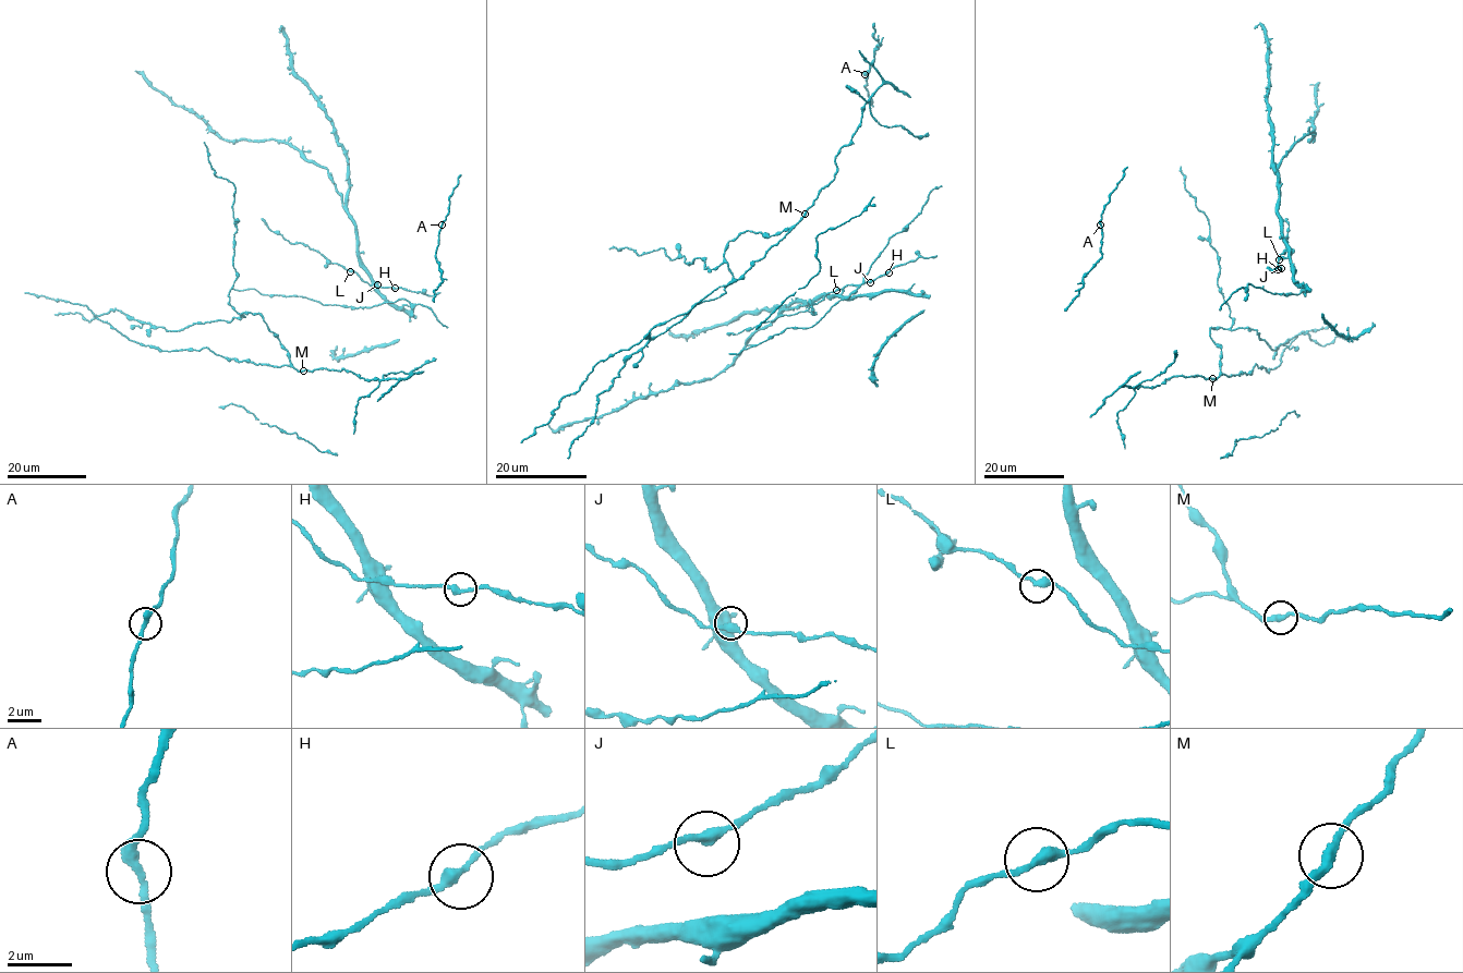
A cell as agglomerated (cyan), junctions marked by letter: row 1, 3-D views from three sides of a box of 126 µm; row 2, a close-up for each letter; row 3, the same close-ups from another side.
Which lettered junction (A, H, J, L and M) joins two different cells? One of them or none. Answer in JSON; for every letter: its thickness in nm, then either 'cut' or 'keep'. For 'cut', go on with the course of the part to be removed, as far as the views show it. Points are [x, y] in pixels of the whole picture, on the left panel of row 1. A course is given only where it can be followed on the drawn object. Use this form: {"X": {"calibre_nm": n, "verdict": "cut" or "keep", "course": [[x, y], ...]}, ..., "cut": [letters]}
{"A": {"calibre_nm": 300, "verdict": "keep"}, "H": {"calibre_nm": 280, "verdict": "keep"}, "J": {"calibre_nm": 280, "verdict": "keep"}, "L": {"calibre_nm": 320, "verdict": "keep"}, "M": {"calibre_nm": 300, "verdict": "keep"}, "cut": []}

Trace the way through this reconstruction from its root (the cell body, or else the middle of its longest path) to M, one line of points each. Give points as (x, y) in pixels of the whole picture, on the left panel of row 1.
M: (427, 361), (408, 374), (389, 373), (379, 379), (360, 378), (342, 368), (302, 371)

